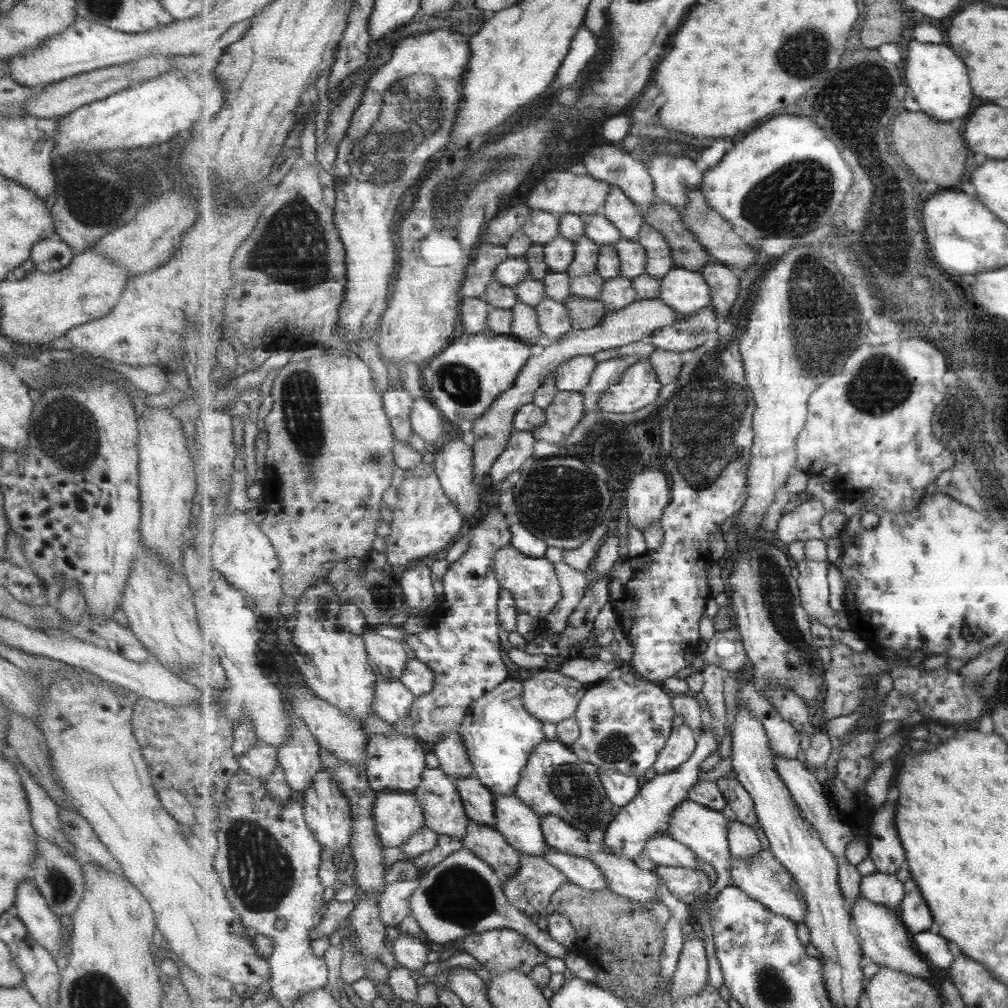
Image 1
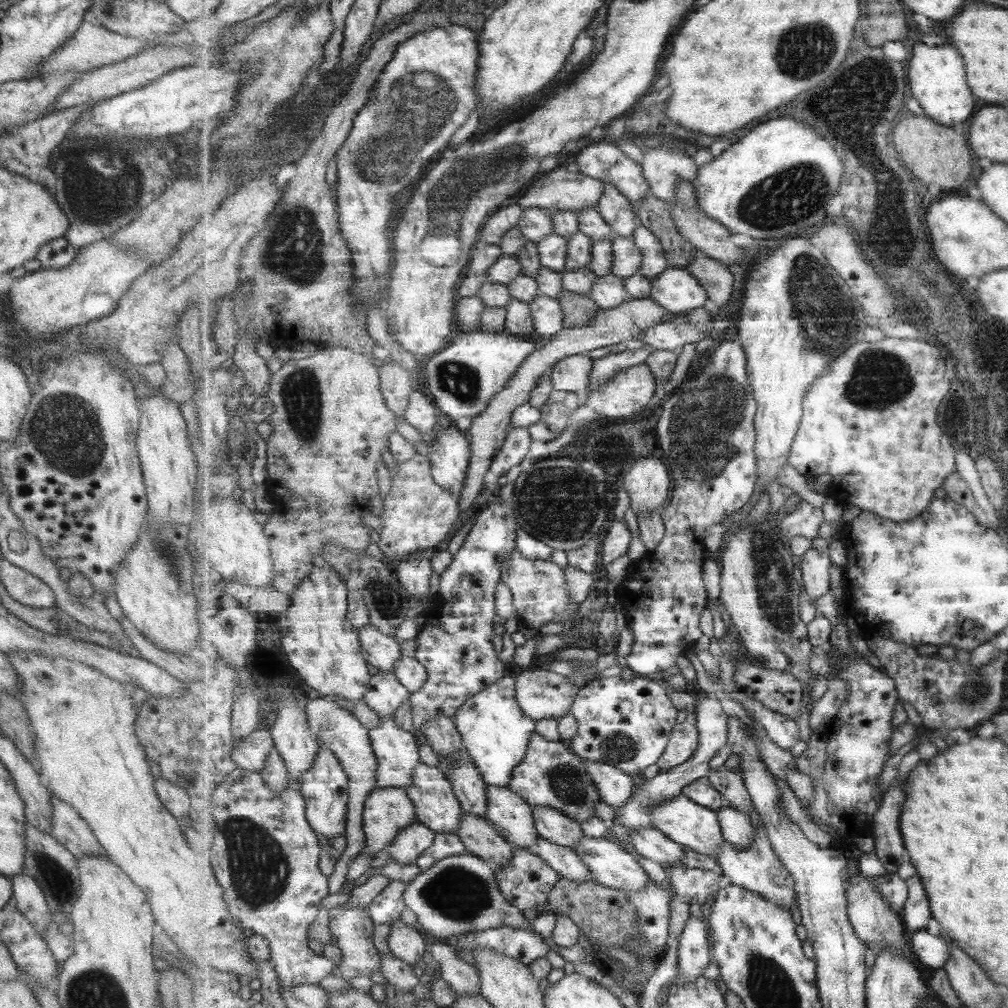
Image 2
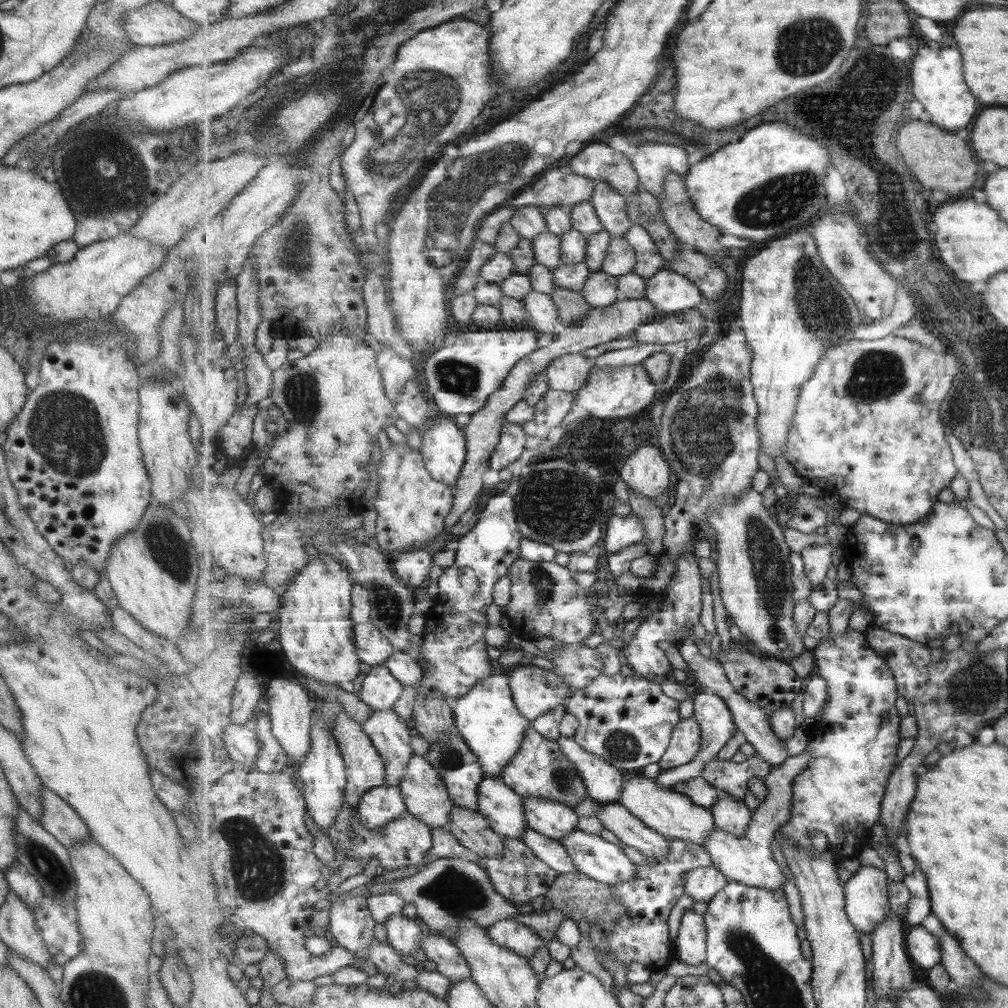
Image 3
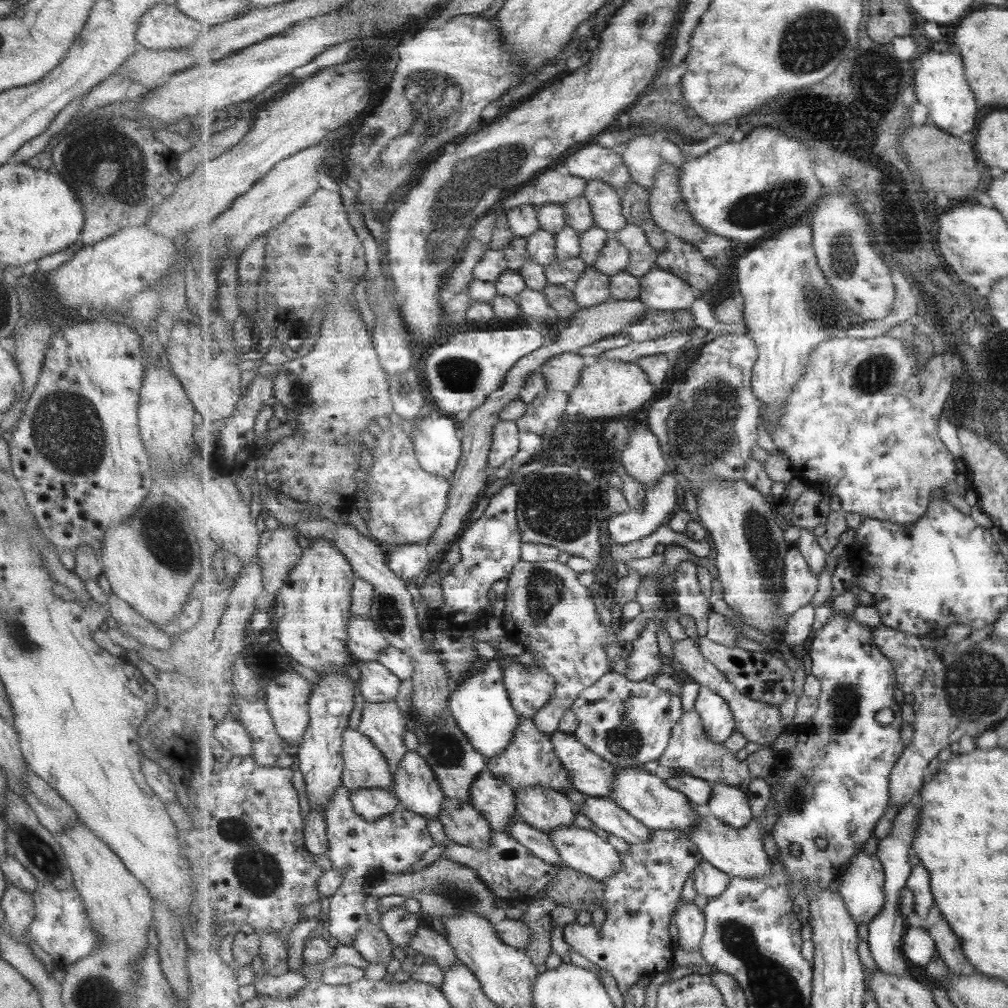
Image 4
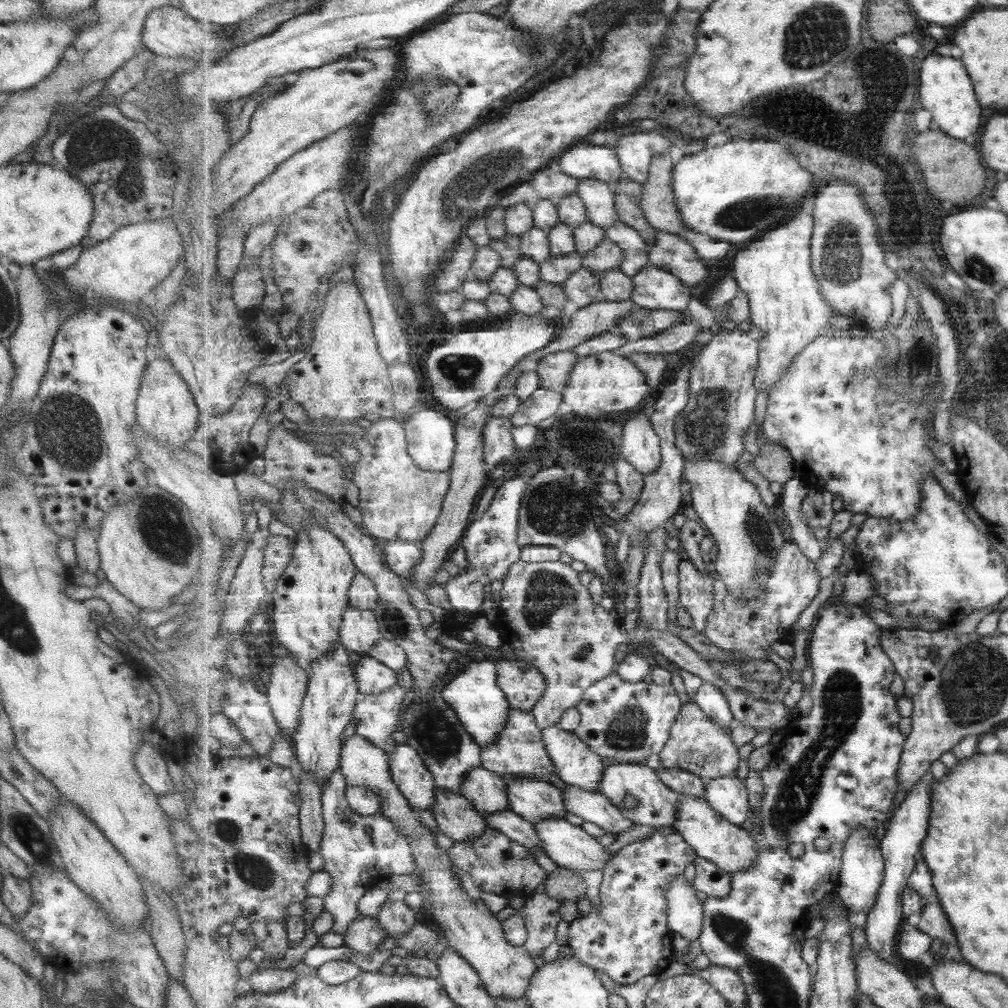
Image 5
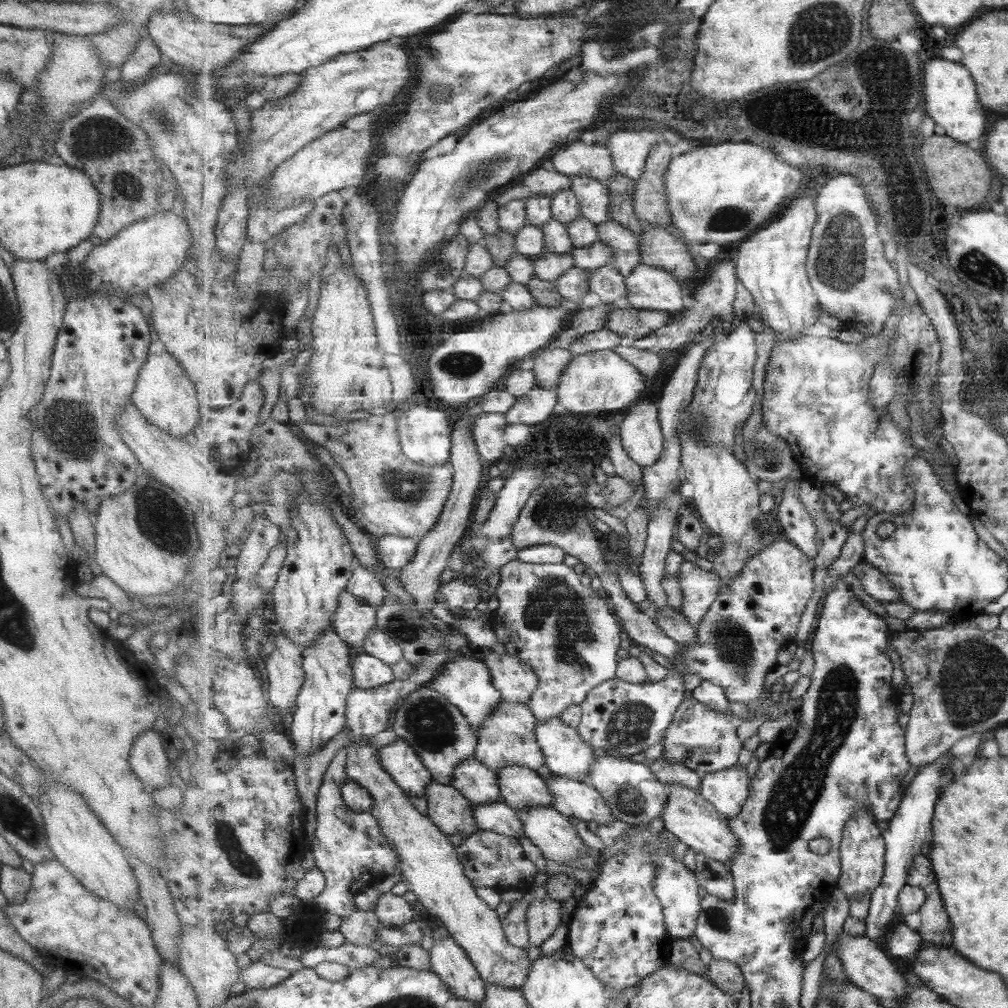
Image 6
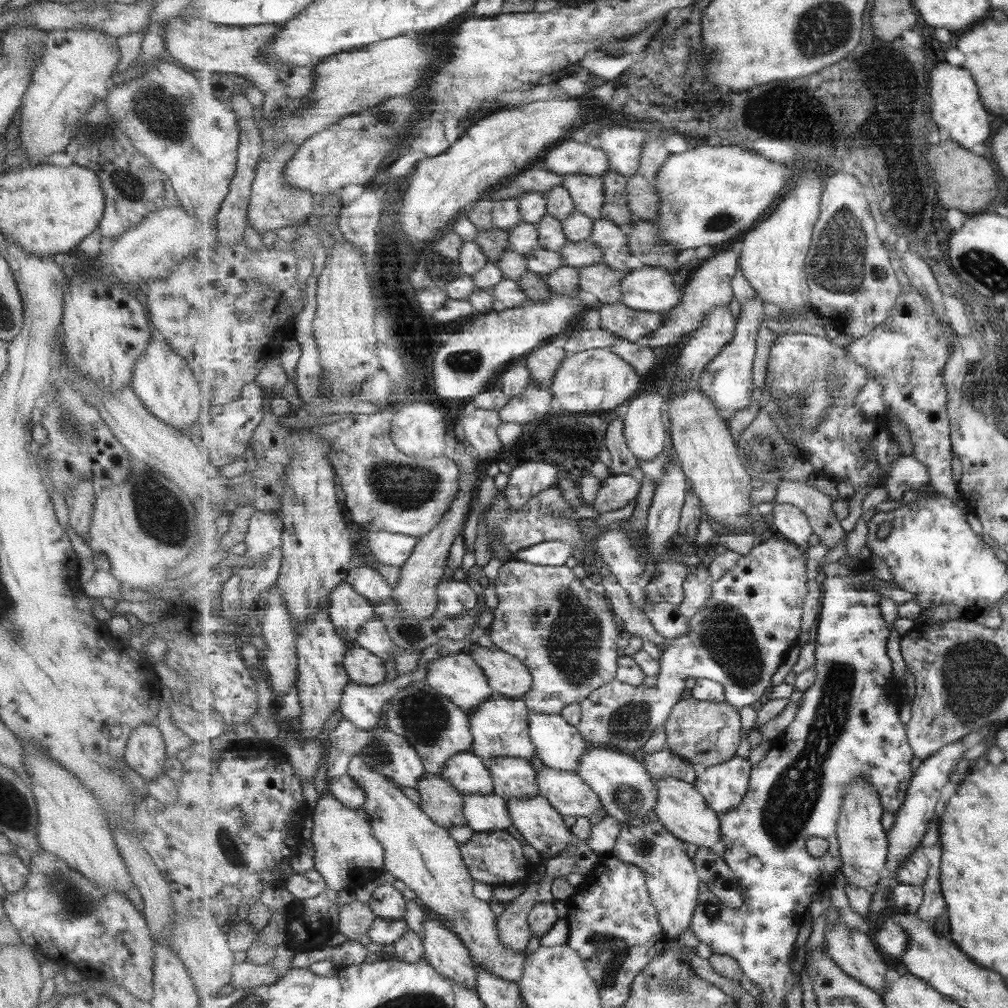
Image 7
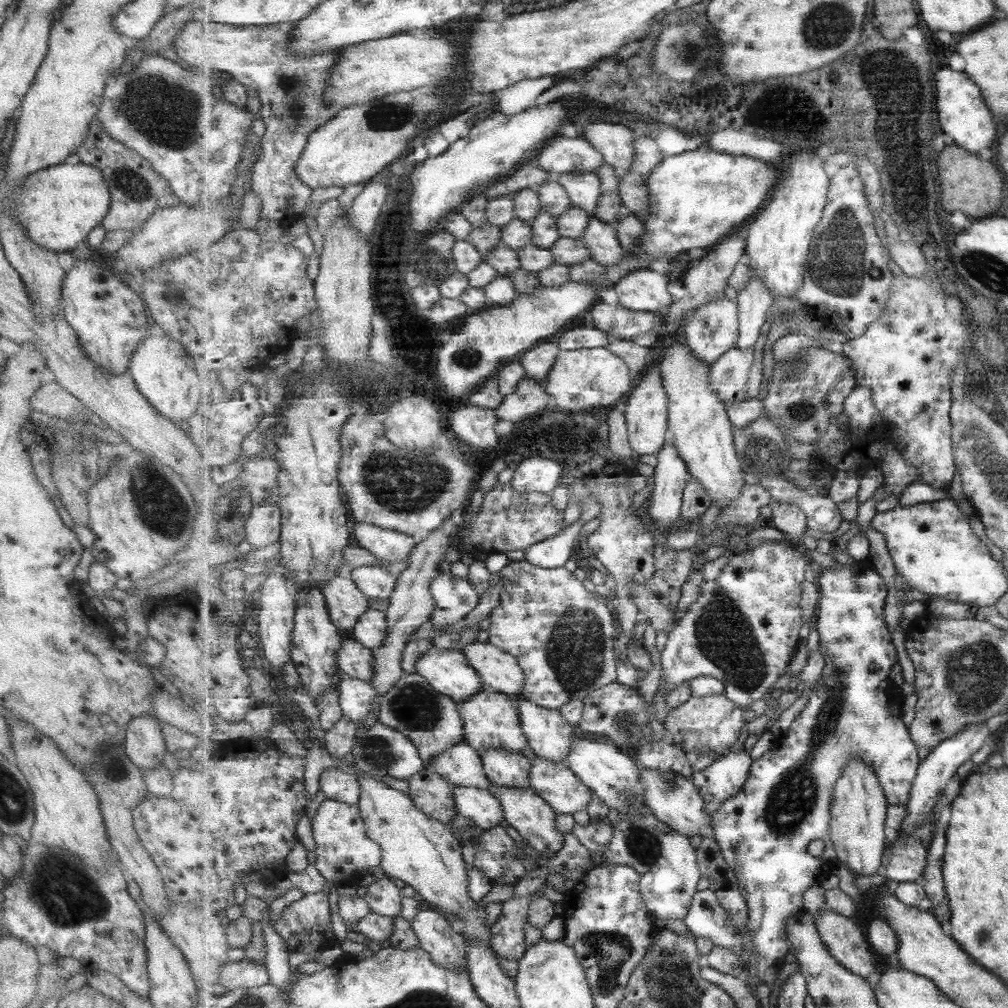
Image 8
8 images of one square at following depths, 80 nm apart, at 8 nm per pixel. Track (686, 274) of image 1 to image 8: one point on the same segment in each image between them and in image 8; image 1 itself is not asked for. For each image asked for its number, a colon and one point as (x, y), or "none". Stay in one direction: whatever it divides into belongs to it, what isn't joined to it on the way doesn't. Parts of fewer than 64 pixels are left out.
2: (677, 290)
3: (670, 292)
4: (661, 290)
5: (657, 289)
6: (651, 288)
7: (651, 289)
8: (644, 290)

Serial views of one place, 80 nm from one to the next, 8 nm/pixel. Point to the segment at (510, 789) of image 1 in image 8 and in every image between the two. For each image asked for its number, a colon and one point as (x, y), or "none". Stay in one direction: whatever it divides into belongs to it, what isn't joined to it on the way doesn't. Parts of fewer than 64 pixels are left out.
2: (496, 732)
3: (488, 719)
4: (483, 707)
5: (483, 707)
6: (467, 683)
7: (458, 676)
8: (447, 670)

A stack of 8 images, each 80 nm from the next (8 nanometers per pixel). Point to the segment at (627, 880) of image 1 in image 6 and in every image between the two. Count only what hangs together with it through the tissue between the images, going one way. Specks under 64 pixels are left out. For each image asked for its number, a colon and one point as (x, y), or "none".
2: (613, 867)
3: (600, 860)
4: (581, 849)
5: (567, 845)
6: (550, 830)

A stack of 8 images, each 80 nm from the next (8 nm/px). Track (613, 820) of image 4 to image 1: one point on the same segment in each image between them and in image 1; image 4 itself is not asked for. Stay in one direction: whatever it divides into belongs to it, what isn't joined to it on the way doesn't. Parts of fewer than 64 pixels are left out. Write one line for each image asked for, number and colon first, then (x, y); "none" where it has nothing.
1: (664, 850)
2: (652, 843)
3: (632, 831)

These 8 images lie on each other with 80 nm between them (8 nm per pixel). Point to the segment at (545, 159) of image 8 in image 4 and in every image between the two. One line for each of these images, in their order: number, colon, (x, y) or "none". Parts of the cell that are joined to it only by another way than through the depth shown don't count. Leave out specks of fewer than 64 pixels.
4: (594, 162)
5: (584, 161)
6: (578, 159)
7: (571, 157)

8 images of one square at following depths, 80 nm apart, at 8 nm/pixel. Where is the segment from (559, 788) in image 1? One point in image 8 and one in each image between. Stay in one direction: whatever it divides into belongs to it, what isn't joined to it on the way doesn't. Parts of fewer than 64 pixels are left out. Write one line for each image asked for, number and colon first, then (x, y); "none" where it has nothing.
2: (551, 776)
3: (541, 770)
4: (532, 760)
5: (521, 752)
6: (508, 738)
7: (501, 726)
8: (492, 720)

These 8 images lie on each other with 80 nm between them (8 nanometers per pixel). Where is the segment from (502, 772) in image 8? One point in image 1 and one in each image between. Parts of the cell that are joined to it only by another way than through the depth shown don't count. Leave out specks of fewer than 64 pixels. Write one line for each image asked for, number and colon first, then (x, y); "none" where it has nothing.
1: (560, 835)
2: (553, 825)
3: (553, 819)
4: (543, 808)
5: (535, 800)
6: (522, 788)
7: (513, 777)

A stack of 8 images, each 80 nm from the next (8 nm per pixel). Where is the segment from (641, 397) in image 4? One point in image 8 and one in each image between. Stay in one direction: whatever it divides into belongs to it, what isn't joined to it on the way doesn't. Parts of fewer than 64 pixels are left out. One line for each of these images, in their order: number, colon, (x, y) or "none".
5: (603, 383)
6: (603, 381)
7: (597, 379)
8: (587, 378)

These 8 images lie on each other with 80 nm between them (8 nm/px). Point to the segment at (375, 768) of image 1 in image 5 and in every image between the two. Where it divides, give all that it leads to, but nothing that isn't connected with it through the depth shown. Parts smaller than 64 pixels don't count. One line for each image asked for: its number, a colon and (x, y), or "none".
2: (397, 750)
3: (393, 739)
4: (384, 723)
5: (378, 717)

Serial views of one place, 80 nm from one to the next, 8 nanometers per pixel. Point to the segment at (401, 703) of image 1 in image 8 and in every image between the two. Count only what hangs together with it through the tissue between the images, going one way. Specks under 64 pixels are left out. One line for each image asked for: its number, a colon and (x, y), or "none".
2: (385, 695)
3: (380, 690)
4: (378, 684)
5: (373, 677)
6: (369, 672)
7: (364, 668)
8: (355, 660)

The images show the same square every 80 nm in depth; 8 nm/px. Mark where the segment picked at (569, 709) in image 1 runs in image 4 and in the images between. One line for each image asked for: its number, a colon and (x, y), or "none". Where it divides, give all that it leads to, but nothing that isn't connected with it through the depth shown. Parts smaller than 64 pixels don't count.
2: (542, 694)
3: (537, 691)
4: (532, 688)

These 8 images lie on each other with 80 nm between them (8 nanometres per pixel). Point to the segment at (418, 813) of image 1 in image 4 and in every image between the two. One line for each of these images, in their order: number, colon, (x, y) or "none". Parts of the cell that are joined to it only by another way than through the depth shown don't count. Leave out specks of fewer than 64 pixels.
2: (388, 811)
3: (380, 806)
4: (372, 804)

